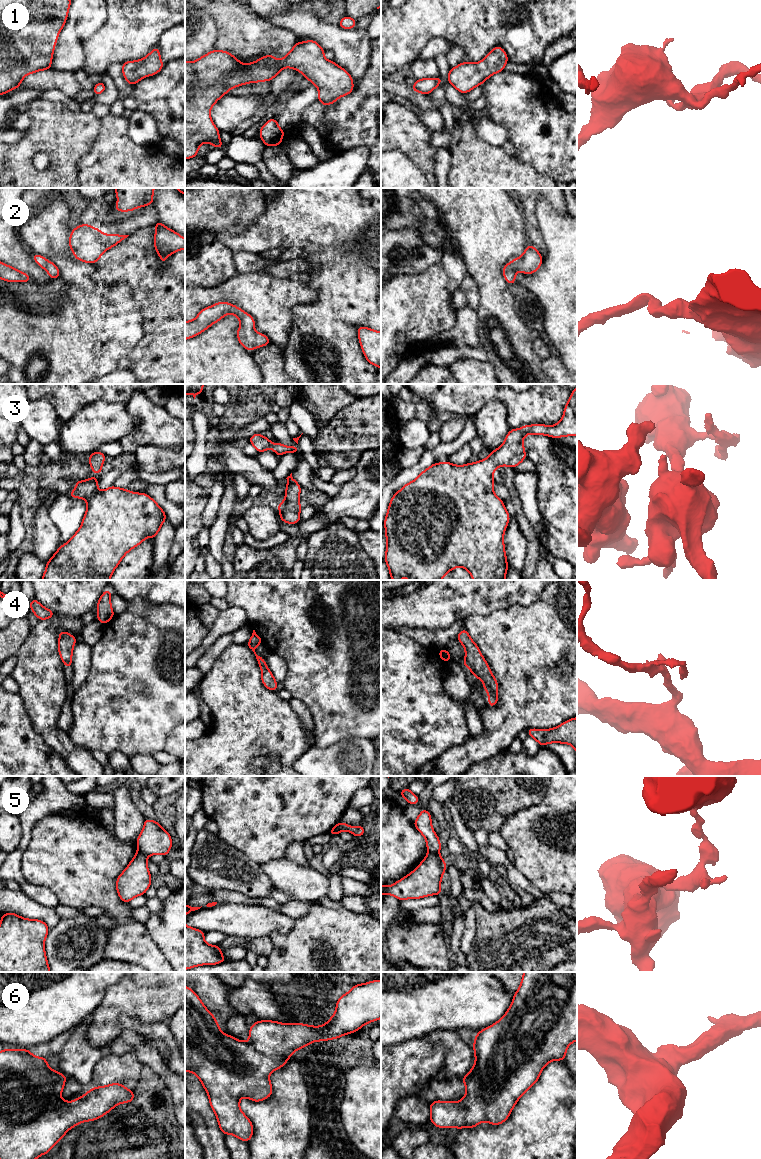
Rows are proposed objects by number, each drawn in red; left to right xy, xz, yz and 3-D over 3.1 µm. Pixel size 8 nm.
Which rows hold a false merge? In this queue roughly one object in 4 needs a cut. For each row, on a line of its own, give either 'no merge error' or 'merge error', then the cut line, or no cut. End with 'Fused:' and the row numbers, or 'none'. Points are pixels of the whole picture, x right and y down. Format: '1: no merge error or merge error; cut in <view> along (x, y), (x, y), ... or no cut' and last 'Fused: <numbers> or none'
1: no merge error; no cut
2: no merge error; no cut
3: no merge error; no cut
4: no merge error; no cut
5: merge error; cut in yz along (428, 852), (438, 853)
6: no merge error; no cut
Fused: 5

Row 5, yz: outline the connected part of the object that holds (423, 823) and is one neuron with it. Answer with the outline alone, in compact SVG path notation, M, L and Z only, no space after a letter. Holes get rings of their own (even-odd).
M427 809L421 810L419 816L413 822L416 829L425 837L428 853L439 853L441 843L434 832L431 821L431 813Z

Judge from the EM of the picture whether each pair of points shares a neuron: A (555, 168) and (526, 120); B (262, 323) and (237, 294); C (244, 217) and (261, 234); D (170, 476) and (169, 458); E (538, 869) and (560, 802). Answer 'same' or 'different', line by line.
A: same
B: same
C: different
D: different
E: same

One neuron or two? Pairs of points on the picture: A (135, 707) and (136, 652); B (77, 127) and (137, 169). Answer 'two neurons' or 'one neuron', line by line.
A: one neuron
B: two neurons

